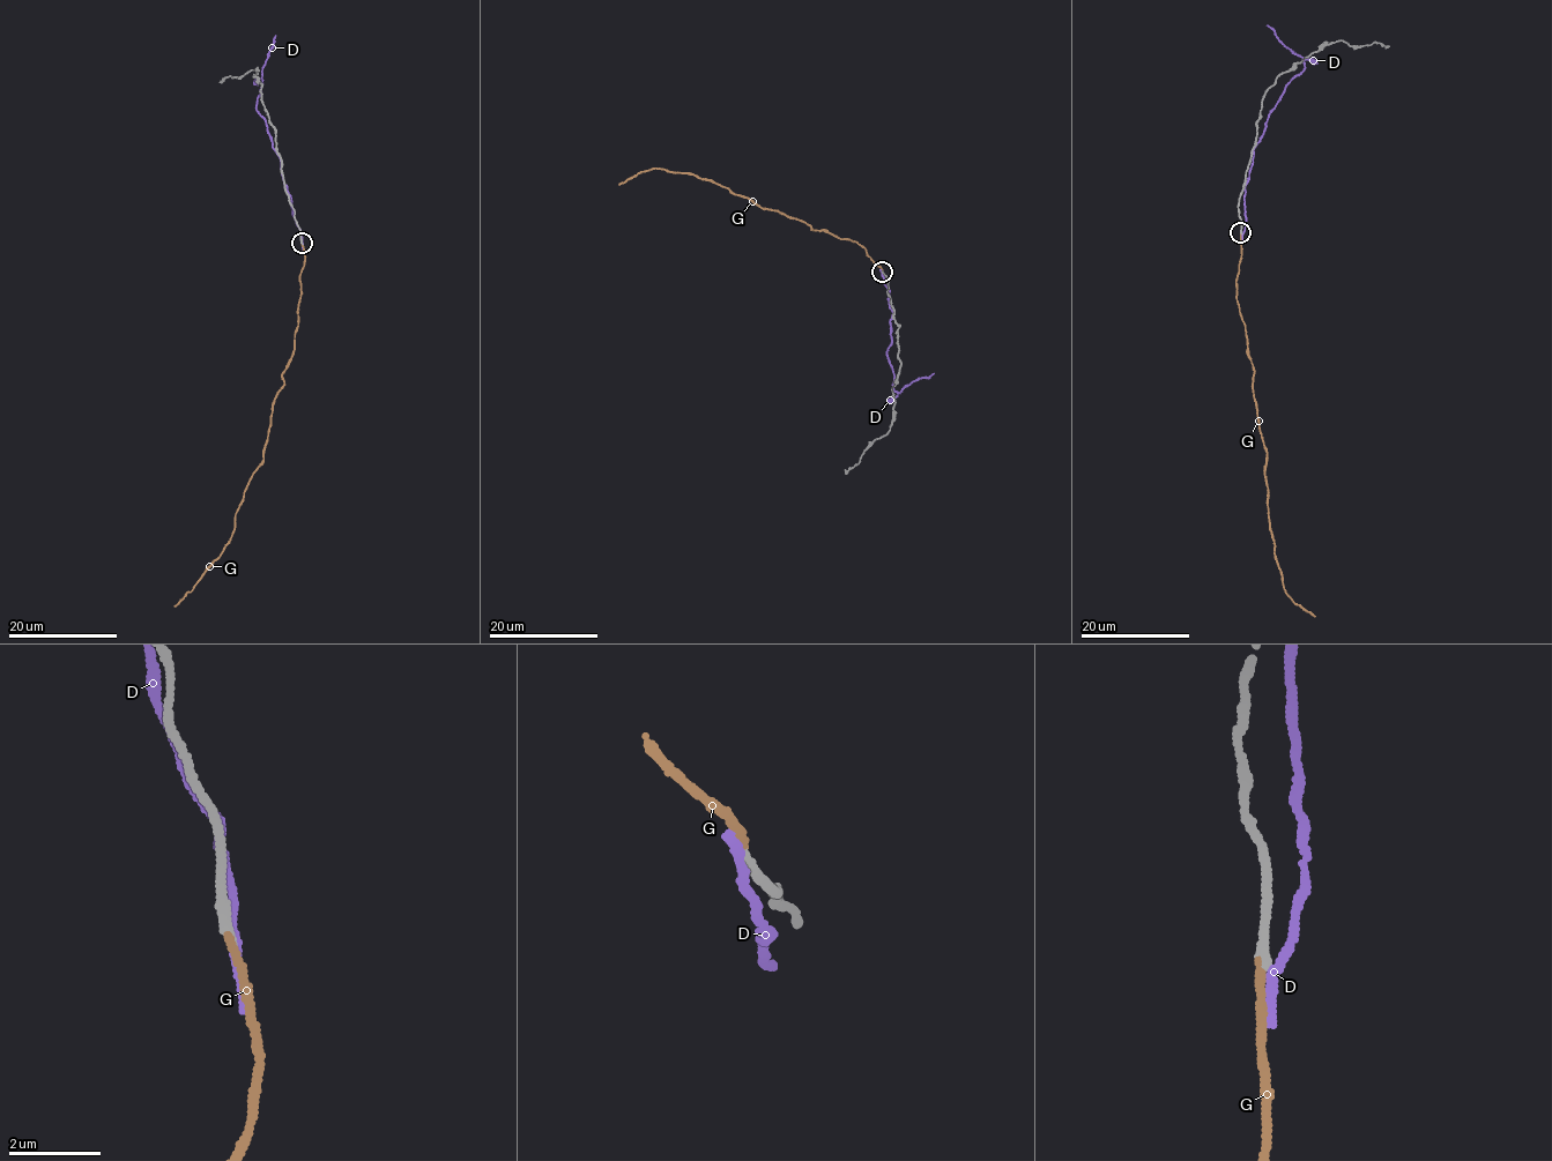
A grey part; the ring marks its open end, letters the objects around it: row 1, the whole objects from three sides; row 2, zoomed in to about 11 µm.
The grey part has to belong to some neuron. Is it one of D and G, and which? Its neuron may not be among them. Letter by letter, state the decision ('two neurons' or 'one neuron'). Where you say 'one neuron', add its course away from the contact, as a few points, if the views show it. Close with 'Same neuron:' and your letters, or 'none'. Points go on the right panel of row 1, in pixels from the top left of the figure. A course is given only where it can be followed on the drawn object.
D: two neurons
G: one neuron; it runs (1240, 232), (1235, 290), (1265, 454), (1271, 533), (1284, 590), (1315, 616)
Same neuron: G

